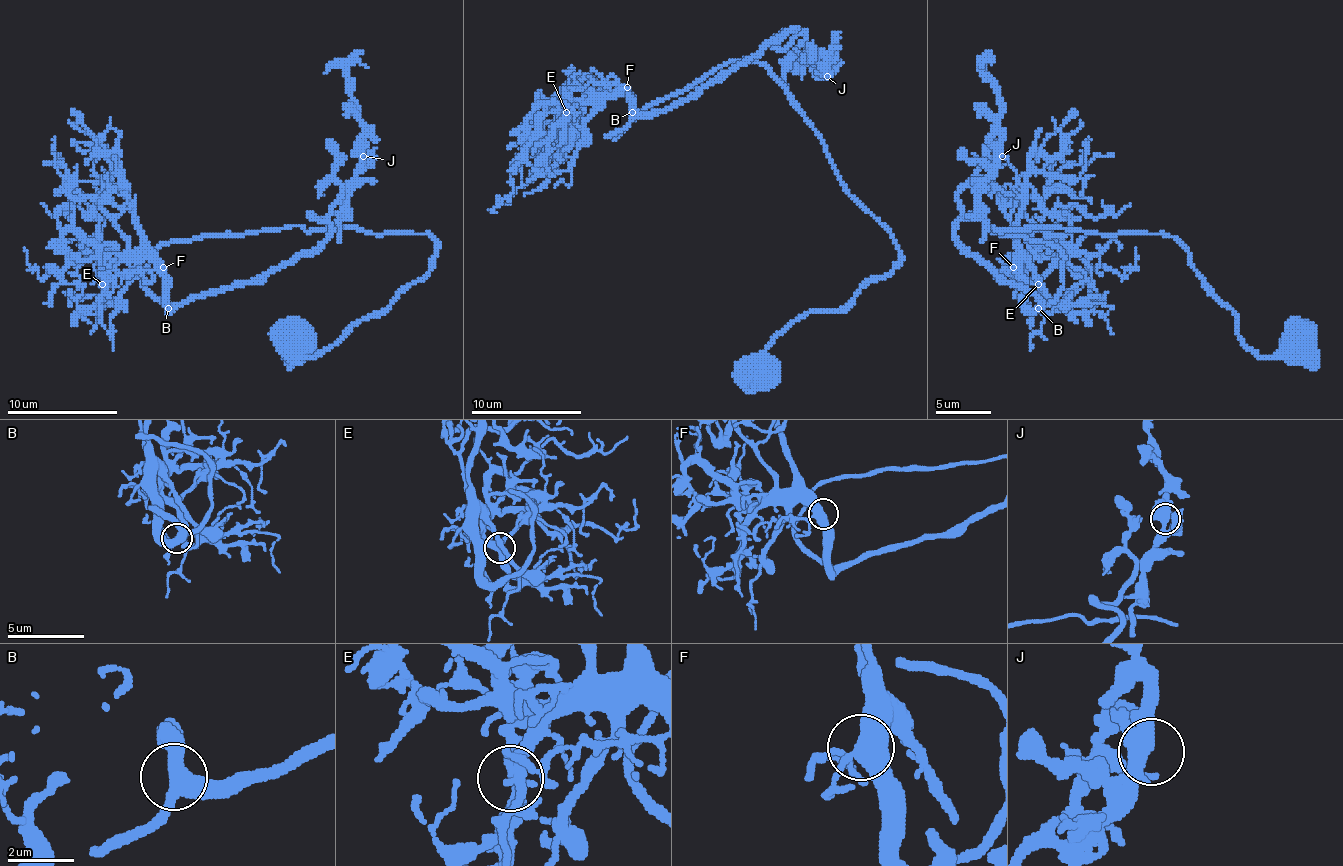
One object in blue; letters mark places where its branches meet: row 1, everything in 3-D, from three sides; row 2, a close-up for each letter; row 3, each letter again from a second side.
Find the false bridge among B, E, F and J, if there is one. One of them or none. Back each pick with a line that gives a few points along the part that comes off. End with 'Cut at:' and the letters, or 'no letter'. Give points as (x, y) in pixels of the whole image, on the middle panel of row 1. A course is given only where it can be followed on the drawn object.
Cut at: no letter

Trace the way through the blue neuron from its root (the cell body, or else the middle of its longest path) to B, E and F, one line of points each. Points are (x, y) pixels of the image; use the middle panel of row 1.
B: (760, 373), (796, 320), (882, 279), (896, 240), (757, 62), (724, 62), (607, 137), (632, 112)
E: (760, 373), (796, 320), (838, 312), (899, 262), (793, 96), (729, 60), (616, 137), (624, 96), (566, 112)
F: (760, 373), (796, 320), (882, 279), (896, 240), (763, 65), (729, 60), (607, 137), (630, 121), (627, 87)

